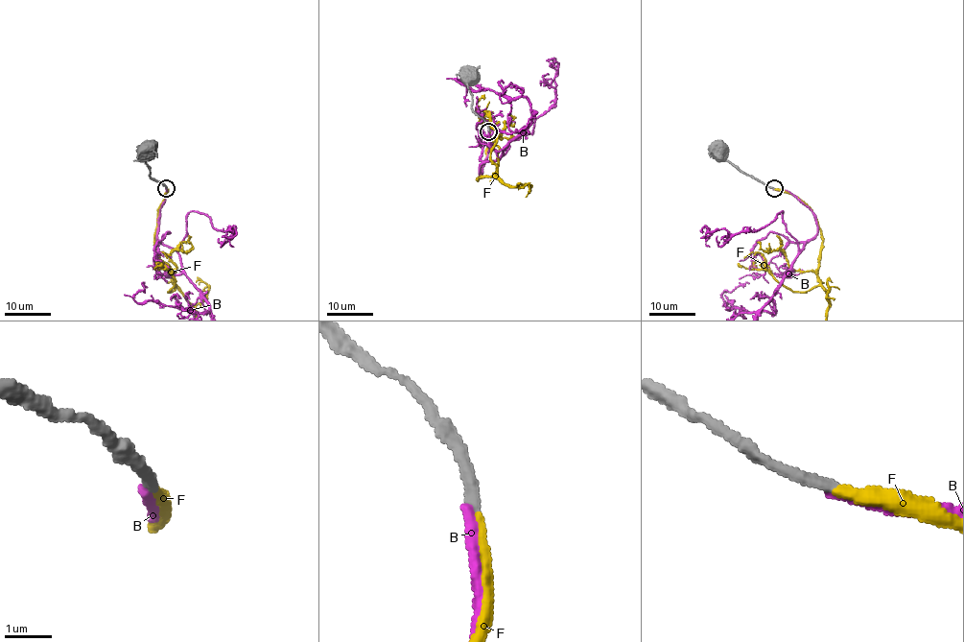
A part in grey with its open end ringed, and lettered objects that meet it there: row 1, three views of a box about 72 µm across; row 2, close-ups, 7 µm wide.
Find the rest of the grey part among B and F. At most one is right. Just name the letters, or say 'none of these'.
F

